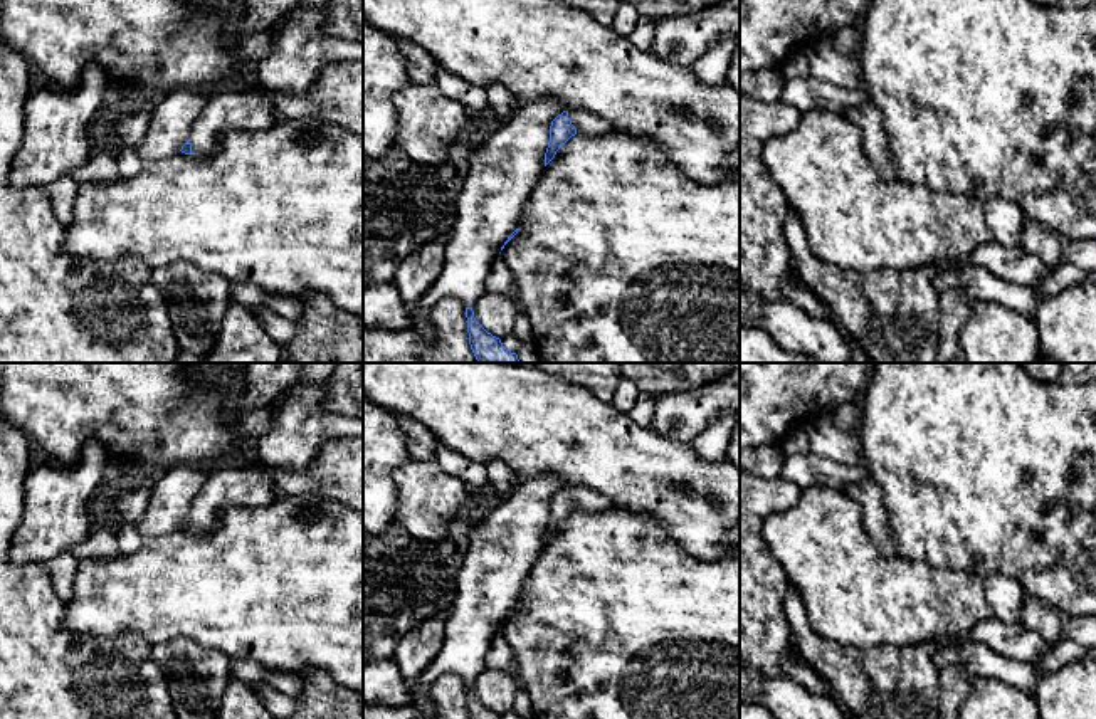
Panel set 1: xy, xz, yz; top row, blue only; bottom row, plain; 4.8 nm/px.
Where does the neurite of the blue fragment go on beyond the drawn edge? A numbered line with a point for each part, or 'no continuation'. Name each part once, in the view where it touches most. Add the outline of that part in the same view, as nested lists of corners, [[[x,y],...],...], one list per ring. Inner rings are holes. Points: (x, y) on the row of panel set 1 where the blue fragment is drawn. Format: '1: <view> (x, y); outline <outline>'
1: xz (589, 125); outline [[[570,109],[566,113],[578,134],[602,136],[612,133],[612,128],[595,114],[588,114],[582,109]]]

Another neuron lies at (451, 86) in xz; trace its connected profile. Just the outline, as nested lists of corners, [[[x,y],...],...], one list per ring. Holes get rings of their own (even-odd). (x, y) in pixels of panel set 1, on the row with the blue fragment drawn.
[[[435,66],[434,71],[434,86],[440,91],[442,96],[454,99],[464,108],[482,111],[489,106],[484,87],[471,84],[439,66]]]

